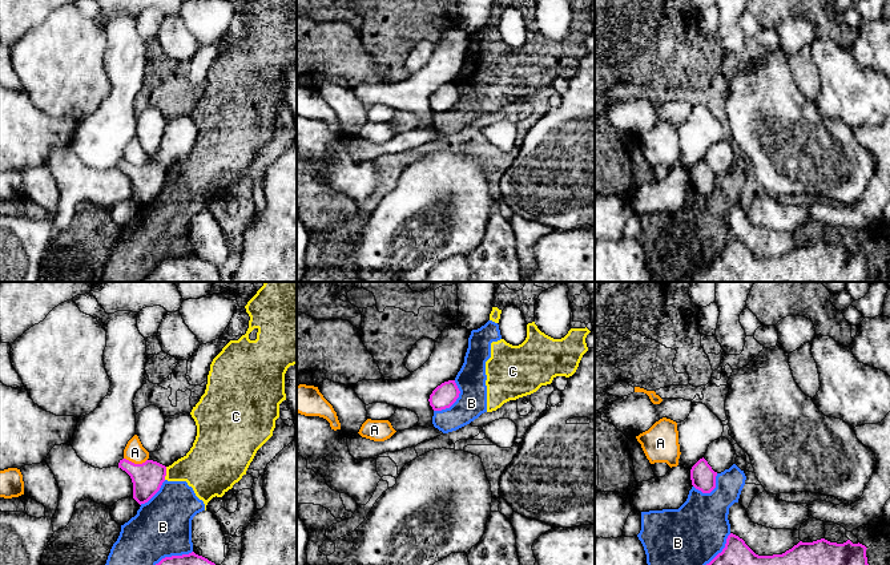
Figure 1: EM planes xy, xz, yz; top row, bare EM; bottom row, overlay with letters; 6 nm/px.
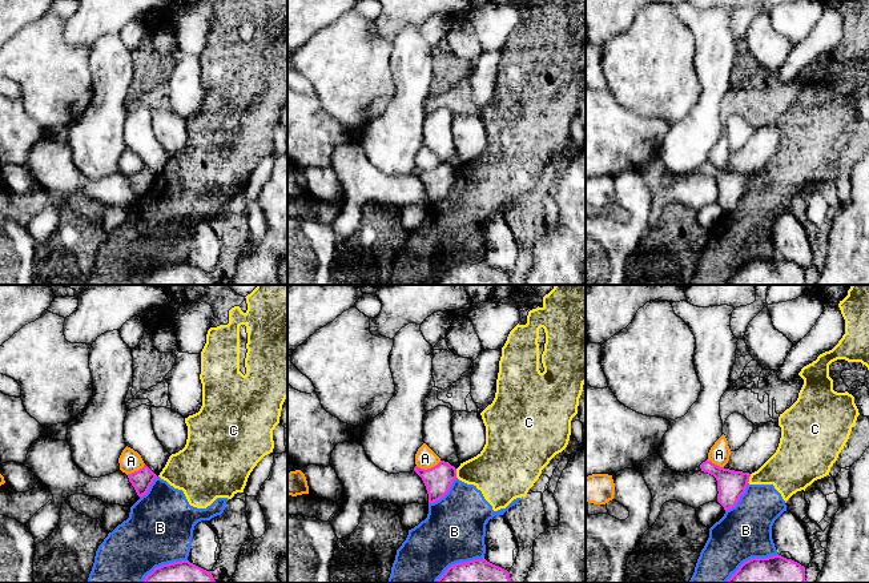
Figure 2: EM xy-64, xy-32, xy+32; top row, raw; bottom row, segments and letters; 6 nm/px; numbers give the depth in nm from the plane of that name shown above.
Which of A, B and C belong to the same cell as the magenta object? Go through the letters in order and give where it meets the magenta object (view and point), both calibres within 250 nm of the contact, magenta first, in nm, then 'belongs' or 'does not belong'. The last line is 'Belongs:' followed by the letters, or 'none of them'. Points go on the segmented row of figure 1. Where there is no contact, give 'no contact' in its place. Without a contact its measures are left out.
A: meets magenta in xy at (136, 464); 190 nm thick on the magenta side, 120 nm on the other; does not belong
B: meets magenta in xz at (454, 402); 150 nm thick on the magenta side, 180 nm on the other; does not belong
C: meets magenta in xy at (165, 473); 190 nm thick on the magenta side, 280 nm on the other; does not belong
Belongs: none of them

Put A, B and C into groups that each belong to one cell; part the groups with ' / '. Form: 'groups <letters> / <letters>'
groups A / B C

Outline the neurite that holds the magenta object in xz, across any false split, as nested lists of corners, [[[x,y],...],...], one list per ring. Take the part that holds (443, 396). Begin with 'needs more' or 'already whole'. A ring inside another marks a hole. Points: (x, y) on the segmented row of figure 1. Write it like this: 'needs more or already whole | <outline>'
already whole | [[[448,380],[438,386],[430,395],[430,405],[434,411],[450,408],[459,397],[459,388],[455,380]]]

